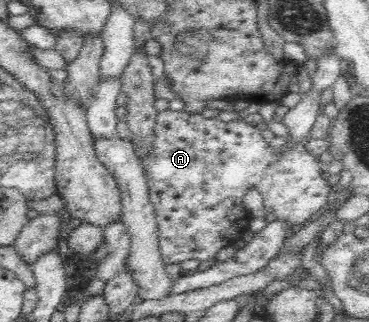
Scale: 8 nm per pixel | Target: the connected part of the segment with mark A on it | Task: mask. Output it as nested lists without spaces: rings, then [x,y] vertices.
[[[169,108],[164,112],[158,113],[155,122],[154,134],[156,134],[156,140],[154,140],[154,150],[150,154],[150,158],[144,162],[143,169],[145,170],[145,175],[147,178],[147,183],[149,186],[149,195],[151,203],[153,204],[157,223],[159,226],[159,247],[162,253],[163,261],[166,264],[180,264],[184,260],[199,260],[200,262],[206,262],[210,258],[214,258],[218,254],[219,250],[222,250],[224,246],[228,246],[237,239],[240,239],[242,235],[249,230],[249,222],[253,217],[250,211],[246,210],[243,203],[244,192],[248,188],[257,188],[260,194],[263,196],[263,207],[267,212],[273,212],[276,219],[286,223],[286,229],[293,233],[298,228],[303,227],[310,219],[318,217],[318,214],[328,206],[331,202],[331,198],[334,192],[331,190],[331,186],[326,182],[326,173],[323,172],[323,167],[317,160],[317,156],[310,154],[305,148],[305,145],[298,145],[294,149],[289,150],[289,152],[280,153],[280,155],[275,155],[275,151],[271,151],[267,140],[264,140],[261,136],[261,131],[250,124],[242,121],[230,121],[223,122],[218,117],[214,118],[204,118],[200,113],[189,114],[186,111],[178,112],[171,111]]]

